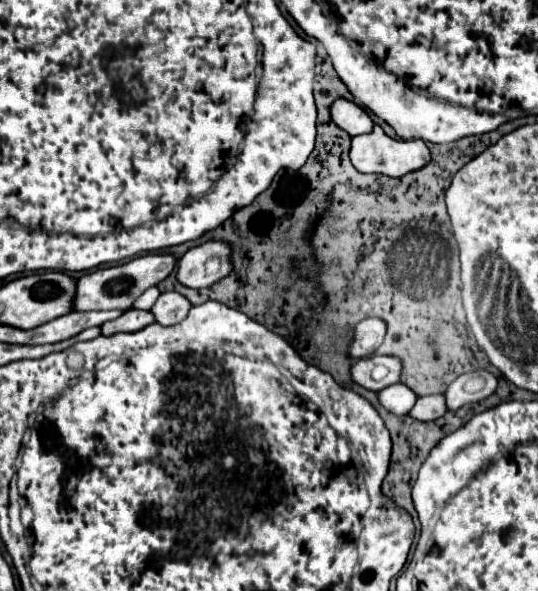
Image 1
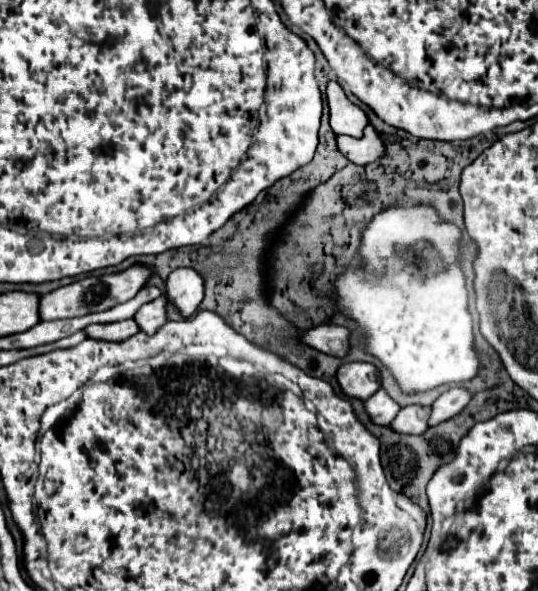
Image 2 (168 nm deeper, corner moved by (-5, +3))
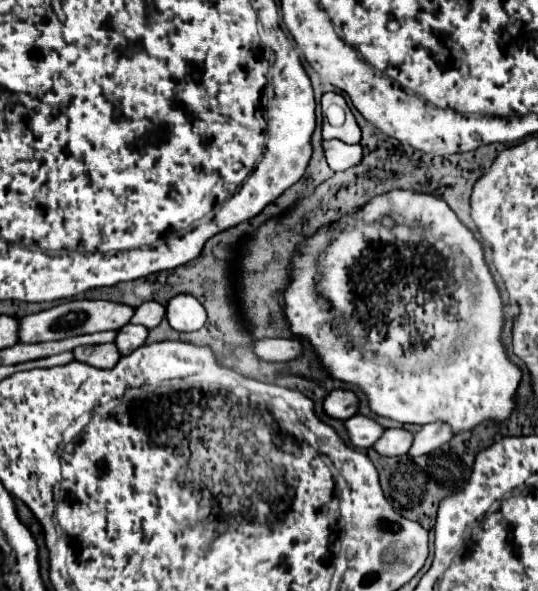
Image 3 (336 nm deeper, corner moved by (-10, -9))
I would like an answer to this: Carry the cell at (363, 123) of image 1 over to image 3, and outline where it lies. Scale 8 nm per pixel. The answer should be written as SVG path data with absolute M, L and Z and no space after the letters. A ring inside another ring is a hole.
M327 92L321 98L323 112L323 140L343 140L347 144L357 144L361 140L361 128L347 106L345 98L335 92Z

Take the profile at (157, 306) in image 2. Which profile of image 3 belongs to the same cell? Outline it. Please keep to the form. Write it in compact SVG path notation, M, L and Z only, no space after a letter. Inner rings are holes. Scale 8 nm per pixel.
M125 324L115 336L115 346L117 346L121 358L131 354L139 346L143 346L145 338L147 338L147 328L137 326L137 324Z

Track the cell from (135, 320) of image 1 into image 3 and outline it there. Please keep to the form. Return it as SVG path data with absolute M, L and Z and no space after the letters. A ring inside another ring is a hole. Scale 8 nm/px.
M99 344L99 346L79 346L73 350L77 362L95 366L95 368L113 368L119 362L119 352L115 344Z

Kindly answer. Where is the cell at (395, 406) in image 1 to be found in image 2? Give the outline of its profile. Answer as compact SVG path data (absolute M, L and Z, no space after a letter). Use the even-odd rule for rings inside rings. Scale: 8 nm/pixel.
M378 390L374 396L366 400L366 412L372 416L376 424L390 424L394 416L400 412L400 404L390 398L386 390Z

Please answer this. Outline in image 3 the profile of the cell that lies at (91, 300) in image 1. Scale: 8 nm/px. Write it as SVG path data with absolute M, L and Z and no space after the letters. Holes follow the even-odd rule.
M73 300L73 302L59 304L55 308L19 318L19 342L37 344L37 342L49 342L49 340L63 340L67 336L119 330L131 320L131 316L133 316L133 308L125 304L107 302L107 300Z

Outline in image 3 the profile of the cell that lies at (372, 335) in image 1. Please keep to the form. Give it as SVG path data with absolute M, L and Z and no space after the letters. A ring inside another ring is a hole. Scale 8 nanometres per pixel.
M261 338L257 342L253 342L251 346L253 354L259 354L259 360L275 360L275 362L285 362L285 360L293 360L295 356L301 354L303 346L295 340L271 340L271 338Z

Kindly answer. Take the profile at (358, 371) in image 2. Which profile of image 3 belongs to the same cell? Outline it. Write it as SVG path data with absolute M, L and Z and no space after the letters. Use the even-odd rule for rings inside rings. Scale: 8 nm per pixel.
M333 390L323 402L323 410L329 418L347 420L357 412L357 398L349 390Z

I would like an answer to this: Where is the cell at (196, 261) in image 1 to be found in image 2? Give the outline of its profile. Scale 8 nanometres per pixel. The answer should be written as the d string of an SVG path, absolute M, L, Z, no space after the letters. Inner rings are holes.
M178 268L168 276L166 296L178 306L182 316L192 316L204 296L204 280L194 268Z

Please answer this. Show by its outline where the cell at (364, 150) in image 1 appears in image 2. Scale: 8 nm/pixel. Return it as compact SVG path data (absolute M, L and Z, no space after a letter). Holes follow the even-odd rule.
M368 126L362 138L338 136L338 148L350 162L360 164L360 166L380 160L382 152L386 152L386 144L382 144L382 138L378 136L374 126Z

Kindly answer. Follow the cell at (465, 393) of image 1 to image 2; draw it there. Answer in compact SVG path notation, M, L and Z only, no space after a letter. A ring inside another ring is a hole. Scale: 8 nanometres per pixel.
M450 388L444 394L440 394L440 398L432 404L432 414L430 414L430 426L436 426L452 416L456 416L468 402L470 402L472 394L468 388Z

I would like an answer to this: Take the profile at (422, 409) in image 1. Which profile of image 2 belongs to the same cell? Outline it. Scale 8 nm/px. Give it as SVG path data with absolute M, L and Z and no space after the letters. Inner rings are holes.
M412 404L398 412L398 416L392 420L392 428L396 432L404 434L422 434L428 430L428 418L430 418L430 406Z

